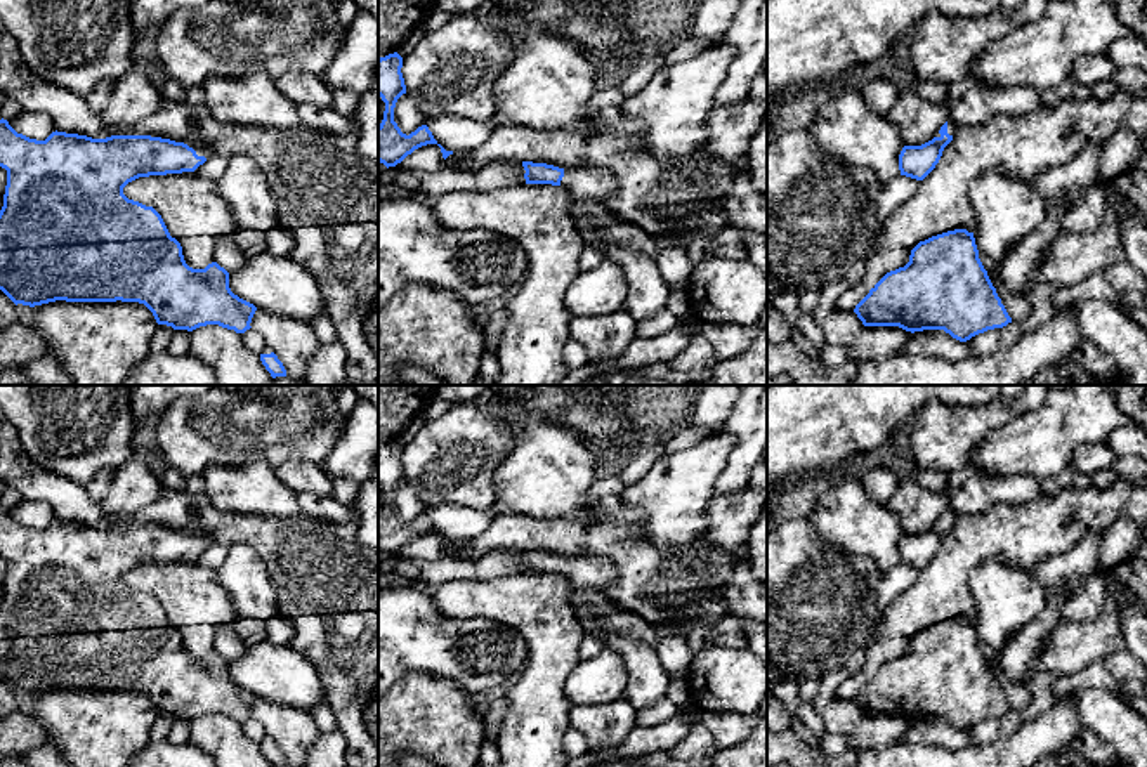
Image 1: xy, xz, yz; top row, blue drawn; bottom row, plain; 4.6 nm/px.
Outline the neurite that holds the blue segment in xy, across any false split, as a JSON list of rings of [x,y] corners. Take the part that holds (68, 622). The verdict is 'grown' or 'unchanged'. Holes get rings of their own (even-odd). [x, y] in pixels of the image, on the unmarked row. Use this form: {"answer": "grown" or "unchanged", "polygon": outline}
{"answer": "grown", "polygon": [[[0,508],[0,555],[7,559],[7,574],[3,583],[3,595],[0,599],[0,678],[17,694],[42,694],[56,689],[66,691],[139,691],[144,692],[154,705],[158,713],[172,715],[174,718],[193,720],[200,715],[219,713],[236,722],[250,718],[252,706],[257,696],[229,677],[229,661],[217,651],[208,652],[205,658],[193,658],[186,652],[180,632],[170,625],[161,604],[153,597],[139,590],[128,588],[123,583],[123,576],[139,567],[149,564],[167,564],[194,560],[200,554],[212,545],[206,534],[194,534],[175,531],[170,528],[151,526],[151,524],[111,524],[106,528],[92,528],[78,522],[52,521],[45,529],[29,528],[17,522],[7,508]]]}

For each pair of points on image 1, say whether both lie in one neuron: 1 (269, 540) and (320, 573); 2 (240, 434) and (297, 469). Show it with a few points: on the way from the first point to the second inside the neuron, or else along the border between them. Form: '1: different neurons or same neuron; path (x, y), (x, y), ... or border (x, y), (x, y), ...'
1: same neuron; path (281, 545), (295, 550), (308, 561)
2: different neurons; border (321, 464), (285, 460), (273, 467)

